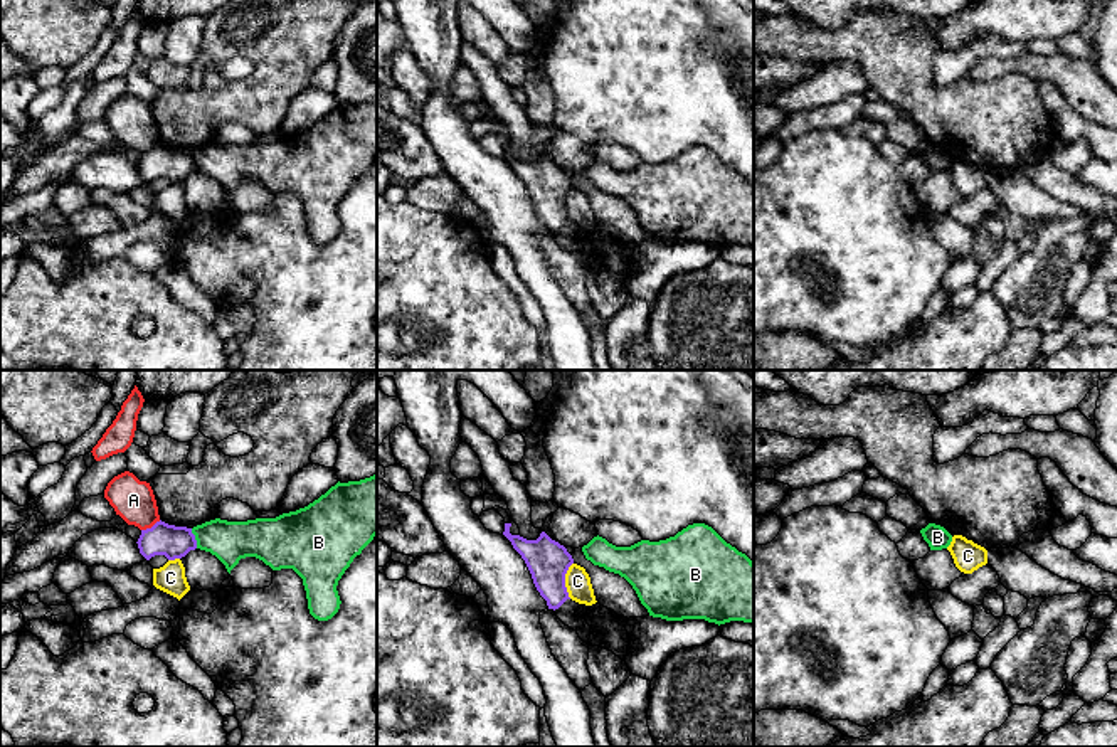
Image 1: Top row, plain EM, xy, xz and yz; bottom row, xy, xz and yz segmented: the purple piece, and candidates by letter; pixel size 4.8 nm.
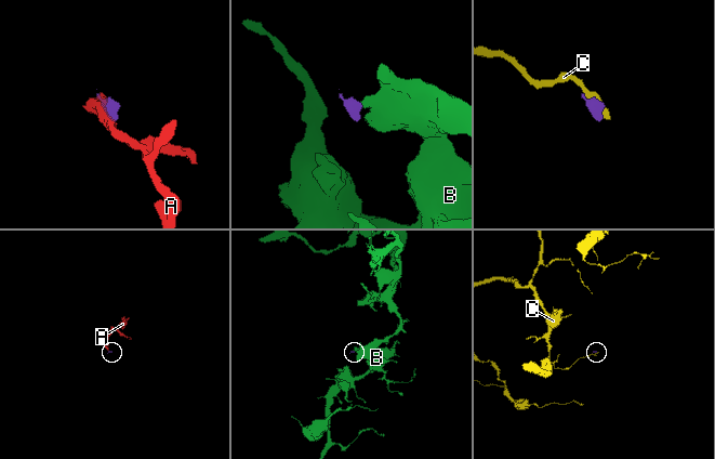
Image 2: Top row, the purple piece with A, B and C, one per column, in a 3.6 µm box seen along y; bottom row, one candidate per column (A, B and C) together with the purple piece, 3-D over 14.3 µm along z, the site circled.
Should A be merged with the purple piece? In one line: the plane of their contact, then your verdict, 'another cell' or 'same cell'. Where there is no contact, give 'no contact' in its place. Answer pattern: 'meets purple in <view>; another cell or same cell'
meets purple in xy; another cell

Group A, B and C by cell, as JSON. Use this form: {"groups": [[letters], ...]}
{"groups": [["A"], ["B"], ["C"]]}

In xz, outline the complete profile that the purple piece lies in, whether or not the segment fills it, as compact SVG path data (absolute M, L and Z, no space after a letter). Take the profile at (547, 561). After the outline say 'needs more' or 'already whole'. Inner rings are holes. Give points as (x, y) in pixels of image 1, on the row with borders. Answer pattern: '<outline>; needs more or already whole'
M500 506L491 510L496 510L505 518L503 535L525 560L533 584L540 596L547 601L548 609L558 609L567 599L570 599L565 587L565 574L574 564L572 555L564 545L552 540L545 532L542 532L537 540L527 540L520 535L511 535L511 520L506 510Z; needs more

